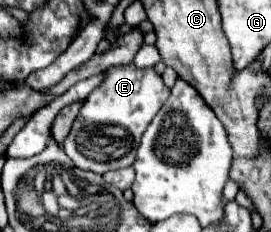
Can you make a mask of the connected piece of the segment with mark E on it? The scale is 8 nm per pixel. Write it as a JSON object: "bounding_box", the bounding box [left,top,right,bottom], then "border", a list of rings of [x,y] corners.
{"bounding_box":[62,63,170,175],"border":[[[128,63],[106,69],[102,83],[84,99],[82,109],[62,145],[64,153],[74,161],[76,167],[100,175],[112,169],[130,167],[142,133],[168,97],[170,87],[164,85],[154,67],[138,69]]]}

